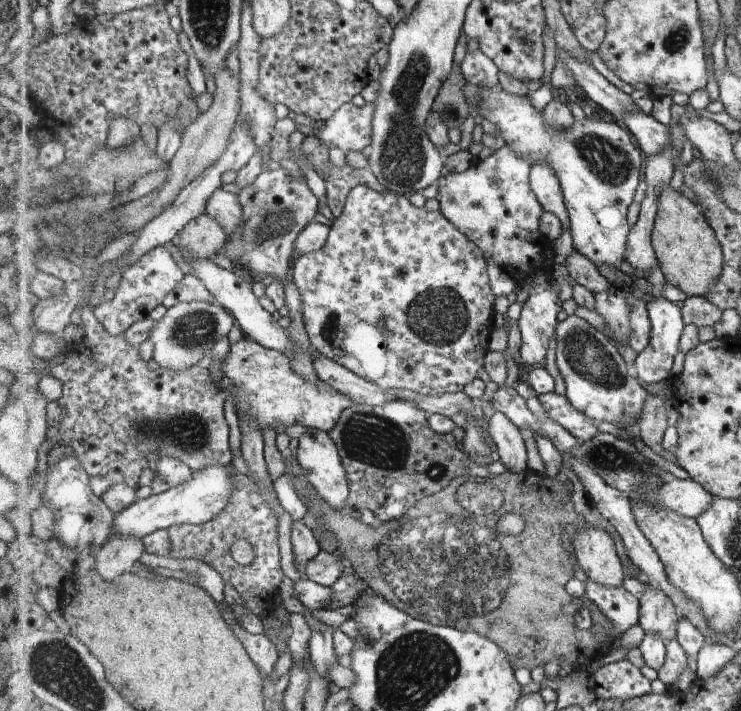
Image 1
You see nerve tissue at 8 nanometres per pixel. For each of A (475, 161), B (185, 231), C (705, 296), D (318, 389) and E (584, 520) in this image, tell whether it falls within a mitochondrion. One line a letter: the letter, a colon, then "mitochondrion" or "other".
A: other
B: other
C: other
D: other
E: other

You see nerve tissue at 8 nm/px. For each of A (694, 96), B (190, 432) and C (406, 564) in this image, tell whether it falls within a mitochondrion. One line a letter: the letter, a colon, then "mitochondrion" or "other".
A: other
B: mitochondrion
C: mitochondrion

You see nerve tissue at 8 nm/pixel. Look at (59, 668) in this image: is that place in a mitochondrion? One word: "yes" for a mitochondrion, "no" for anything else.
yes

